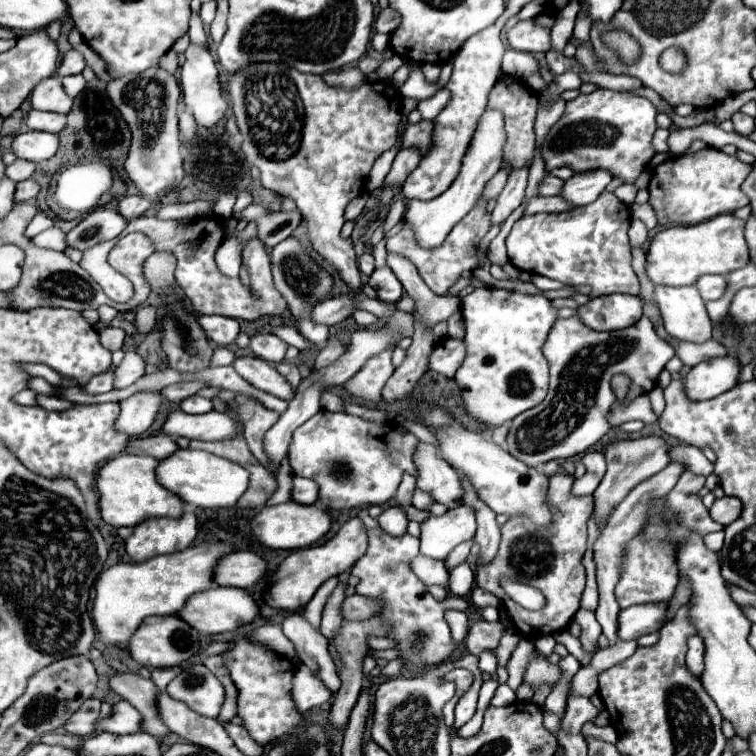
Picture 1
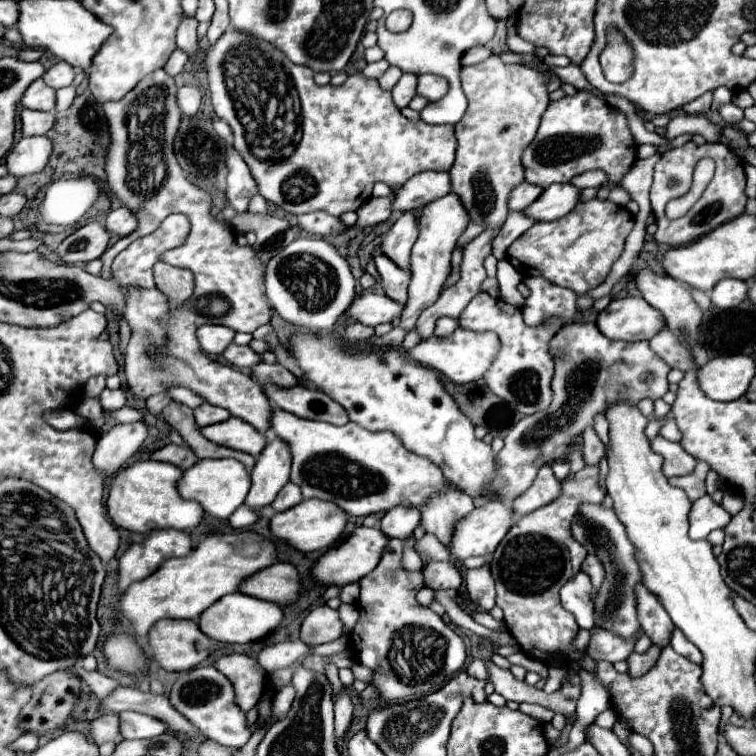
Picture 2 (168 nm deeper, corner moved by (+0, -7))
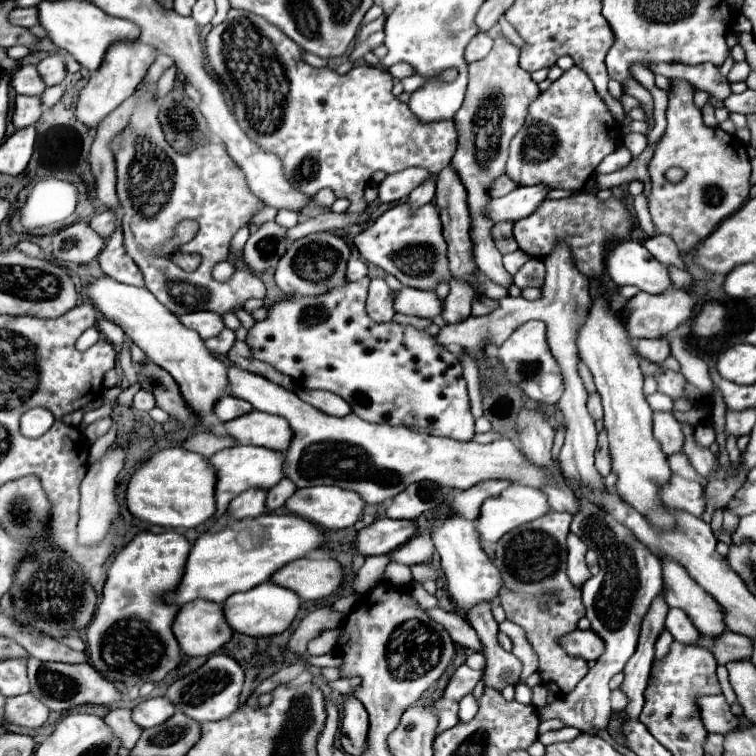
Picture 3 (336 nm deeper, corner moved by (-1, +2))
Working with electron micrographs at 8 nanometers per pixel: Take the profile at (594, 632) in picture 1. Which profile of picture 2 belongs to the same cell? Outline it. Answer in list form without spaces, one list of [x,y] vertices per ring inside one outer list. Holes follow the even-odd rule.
[[[577,572],[569,582],[561,588],[561,604],[565,610],[569,610],[581,628],[591,630],[593,624],[593,584],[589,582],[589,576],[583,572]]]

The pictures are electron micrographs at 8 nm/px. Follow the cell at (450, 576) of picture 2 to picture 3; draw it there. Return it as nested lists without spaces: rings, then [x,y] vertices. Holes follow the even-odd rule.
[[[416,563],[416,565],[410,565],[410,571],[412,571],[414,581],[418,581],[418,583],[436,581],[436,577],[438,577],[438,573],[436,573],[436,569],[434,569],[432,563]]]

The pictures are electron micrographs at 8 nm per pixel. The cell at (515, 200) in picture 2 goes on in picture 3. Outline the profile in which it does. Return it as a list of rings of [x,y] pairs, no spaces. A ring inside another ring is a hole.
[[[502,175],[502,177],[494,183],[494,189],[490,191],[490,195],[492,195],[492,197],[502,197],[502,195],[510,193],[514,187],[520,187],[520,185],[518,185],[516,181],[510,181],[508,175]]]

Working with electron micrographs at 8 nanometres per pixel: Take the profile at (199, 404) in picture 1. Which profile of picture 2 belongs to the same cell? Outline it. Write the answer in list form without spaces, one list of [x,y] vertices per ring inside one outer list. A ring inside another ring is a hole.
[[[201,404],[199,408],[193,410],[195,414],[195,420],[199,426],[211,426],[211,424],[219,424],[219,422],[225,422],[229,420],[229,410],[223,410],[219,406],[213,406],[213,404]]]

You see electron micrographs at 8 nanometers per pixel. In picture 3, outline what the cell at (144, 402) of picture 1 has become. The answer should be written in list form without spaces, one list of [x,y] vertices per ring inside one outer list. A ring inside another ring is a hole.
[[[114,445],[104,453],[102,459],[90,465],[86,477],[80,483],[80,493],[82,493],[82,505],[80,505],[80,525],[78,525],[78,541],[82,545],[94,545],[104,539],[108,533],[110,521],[118,515],[118,503],[114,499],[114,487],[116,487],[116,477],[120,469],[124,467],[126,451],[122,445]]]

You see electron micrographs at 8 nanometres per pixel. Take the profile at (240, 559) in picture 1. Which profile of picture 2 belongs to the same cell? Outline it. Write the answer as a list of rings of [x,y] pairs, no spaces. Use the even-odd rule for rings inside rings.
[[[273,564],[241,584],[241,592],[281,606],[295,604],[301,596],[301,590],[303,584],[293,564]]]

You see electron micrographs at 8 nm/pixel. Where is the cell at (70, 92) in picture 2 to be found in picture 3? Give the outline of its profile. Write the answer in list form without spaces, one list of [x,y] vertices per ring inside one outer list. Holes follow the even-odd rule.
[[[62,85],[48,87],[48,89],[46,89],[46,93],[42,95],[42,105],[44,105],[44,109],[48,109],[48,107],[56,105],[56,103],[62,99],[62,95],[64,95],[64,87],[62,87]]]

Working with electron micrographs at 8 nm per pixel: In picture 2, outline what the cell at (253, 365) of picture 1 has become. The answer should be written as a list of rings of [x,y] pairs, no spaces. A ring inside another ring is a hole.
[[[299,384],[293,388],[267,386],[265,394],[273,406],[283,408],[291,414],[297,414],[301,418],[307,418],[307,420],[315,418],[315,420],[323,420],[335,426],[343,426],[349,422],[343,406],[319,390],[309,390]]]

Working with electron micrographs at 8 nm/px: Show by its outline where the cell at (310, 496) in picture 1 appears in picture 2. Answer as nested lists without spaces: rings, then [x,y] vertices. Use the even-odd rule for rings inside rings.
[[[287,482],[283,486],[283,490],[277,494],[277,498],[275,498],[275,502],[271,506],[273,506],[275,512],[283,512],[283,510],[289,510],[289,508],[297,506],[301,500],[303,500],[303,496],[301,496],[299,486],[293,484],[293,482]]]

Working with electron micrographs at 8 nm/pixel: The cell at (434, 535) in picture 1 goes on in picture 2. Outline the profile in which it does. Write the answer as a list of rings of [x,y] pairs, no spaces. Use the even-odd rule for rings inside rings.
[[[499,500],[475,506],[469,518],[463,518],[451,538],[451,558],[463,562],[469,556],[491,556],[515,522],[511,504]]]

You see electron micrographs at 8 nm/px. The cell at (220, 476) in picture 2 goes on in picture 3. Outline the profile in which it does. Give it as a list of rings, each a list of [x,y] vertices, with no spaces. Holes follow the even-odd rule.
[[[234,445],[228,449],[218,451],[208,459],[210,467],[216,471],[216,515],[224,515],[230,501],[250,487],[274,487],[282,475],[282,461],[284,457],[278,451],[270,451],[264,447],[250,447],[250,445]]]

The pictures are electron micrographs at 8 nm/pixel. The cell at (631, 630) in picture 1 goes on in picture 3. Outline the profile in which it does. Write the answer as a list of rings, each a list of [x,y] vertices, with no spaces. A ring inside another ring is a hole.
[[[576,629],[562,637],[560,645],[566,649],[566,653],[572,653],[574,657],[582,657],[586,661],[596,661],[604,653],[604,641],[592,629]]]

